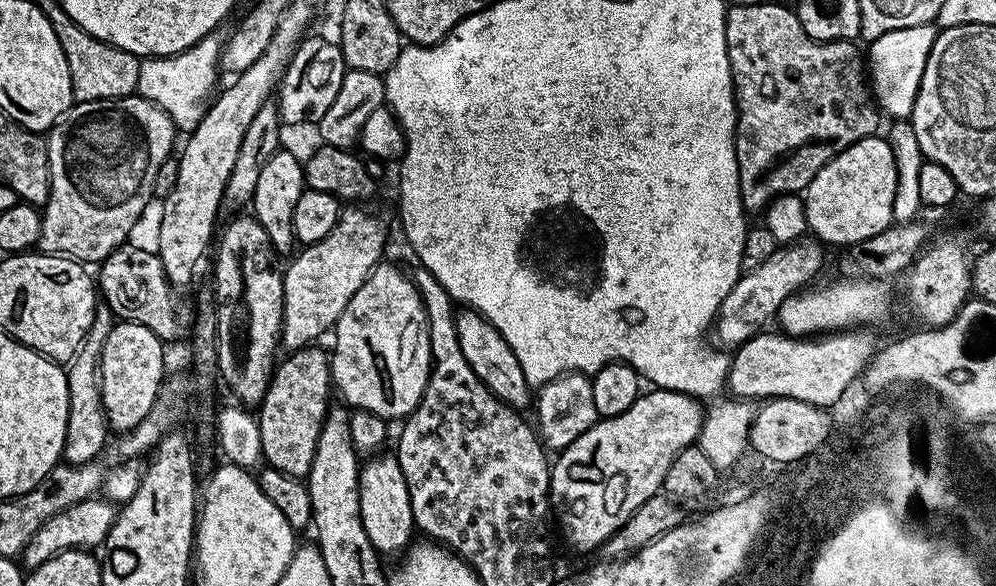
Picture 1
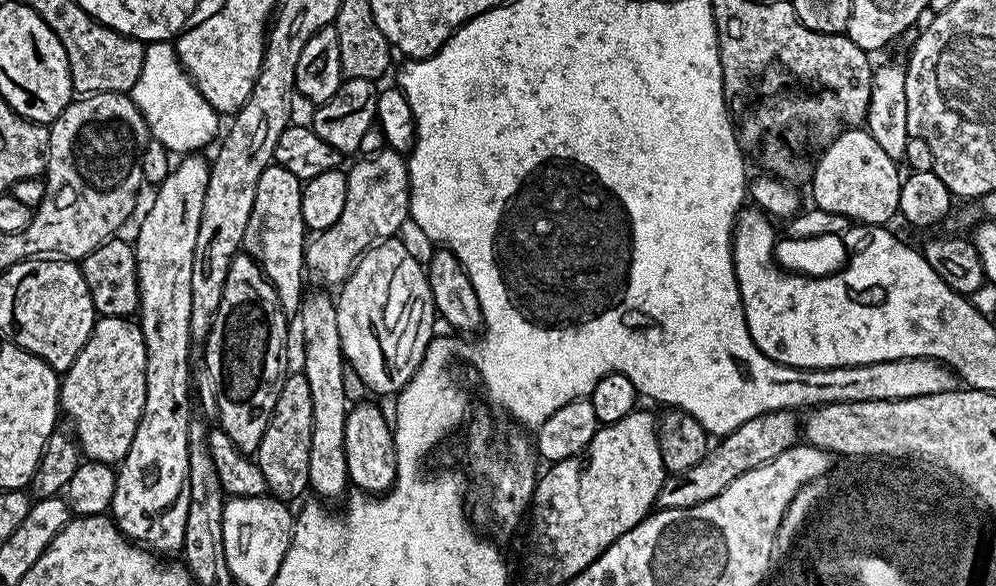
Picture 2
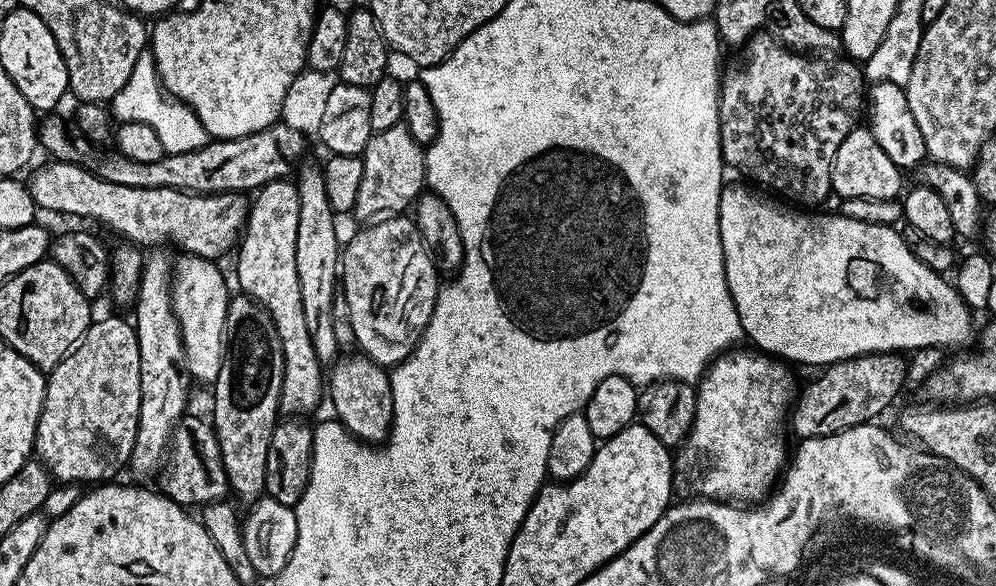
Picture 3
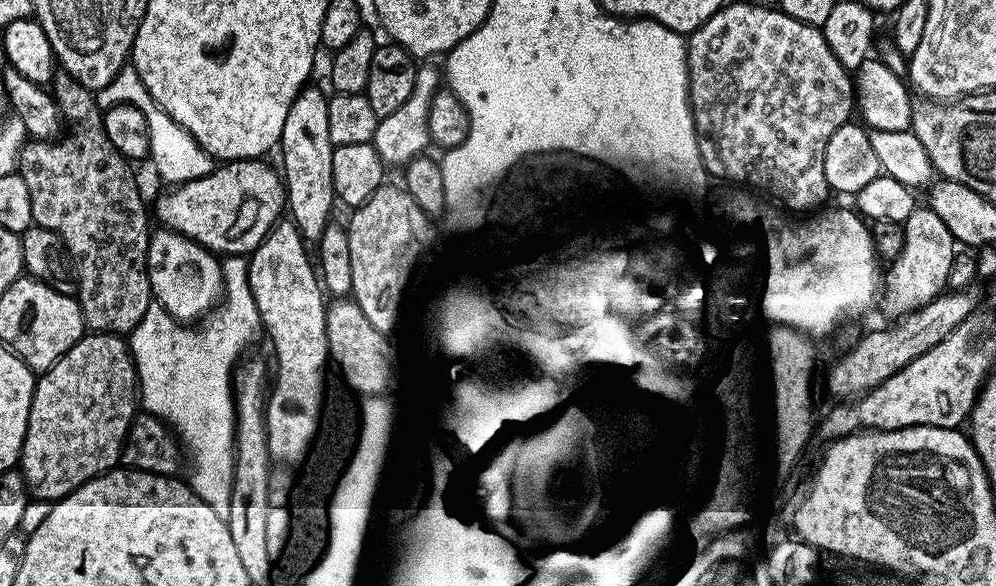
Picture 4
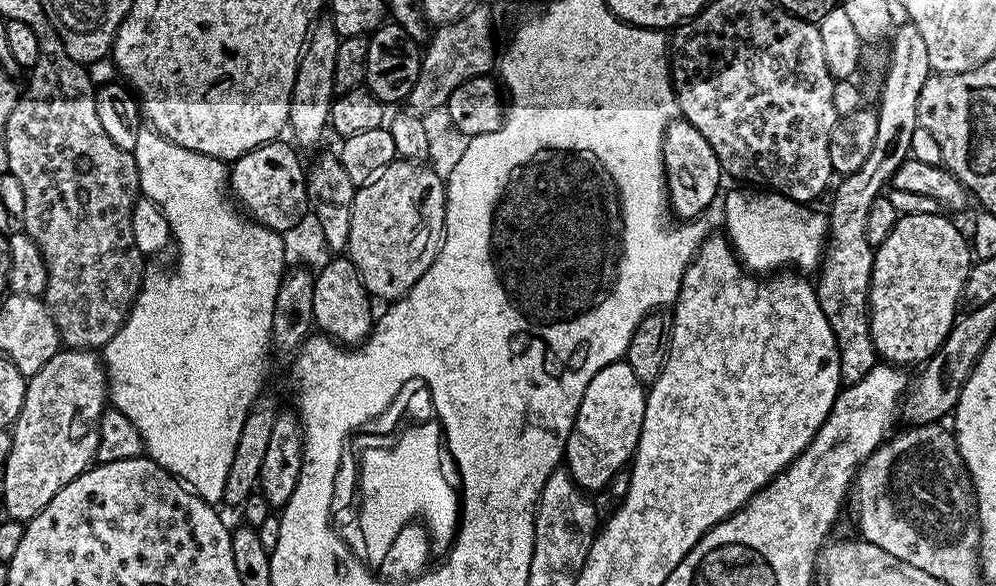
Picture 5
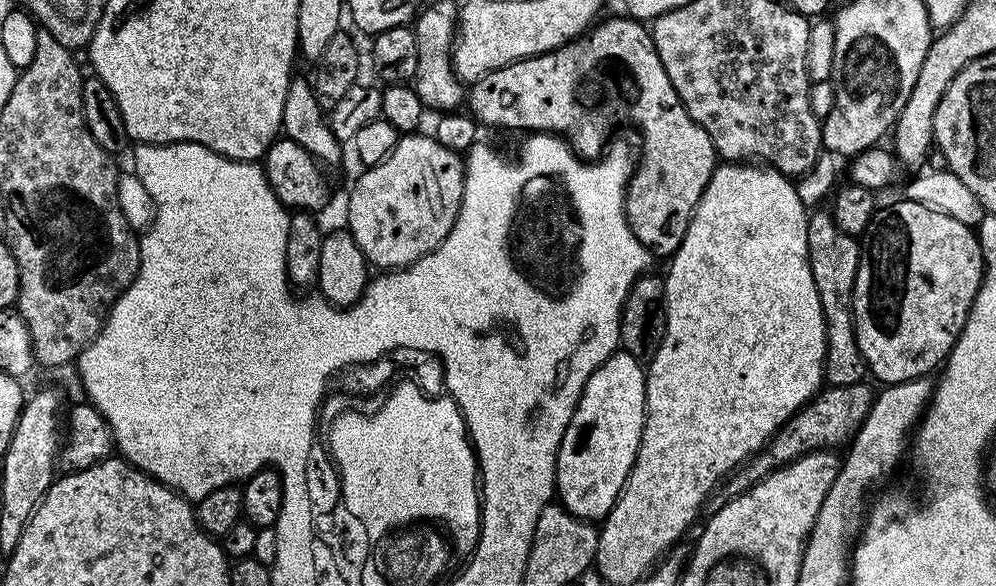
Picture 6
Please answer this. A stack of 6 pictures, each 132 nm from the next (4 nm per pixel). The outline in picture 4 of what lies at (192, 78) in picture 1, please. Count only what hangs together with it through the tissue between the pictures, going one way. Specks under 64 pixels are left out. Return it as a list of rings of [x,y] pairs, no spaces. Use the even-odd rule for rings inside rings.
[[[126,66],[112,79],[109,84],[102,86],[94,96],[97,109],[103,110],[112,104],[129,104],[130,106],[138,106],[138,110],[142,110],[142,114],[146,114],[146,126],[150,134],[150,150],[148,156],[152,164],[156,167],[156,172],[165,180],[165,185],[175,186],[184,184],[188,180],[196,180],[199,176],[207,176],[214,167],[213,157],[208,155],[206,150],[202,150],[202,146],[198,146],[198,142],[190,133],[182,126],[178,126],[178,122],[174,122],[174,118],[170,118],[170,114],[166,114],[157,106],[150,98],[150,94],[144,89],[144,84],[138,78],[135,68]]]

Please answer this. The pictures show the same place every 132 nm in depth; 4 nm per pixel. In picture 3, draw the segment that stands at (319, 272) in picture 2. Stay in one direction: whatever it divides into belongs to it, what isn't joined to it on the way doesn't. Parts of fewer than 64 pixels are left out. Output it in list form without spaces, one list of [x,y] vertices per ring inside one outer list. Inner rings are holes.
[[[403,122],[390,126],[390,130],[373,132],[362,153],[362,186],[358,186],[355,215],[372,222],[389,214],[407,213],[426,188],[424,153]]]

